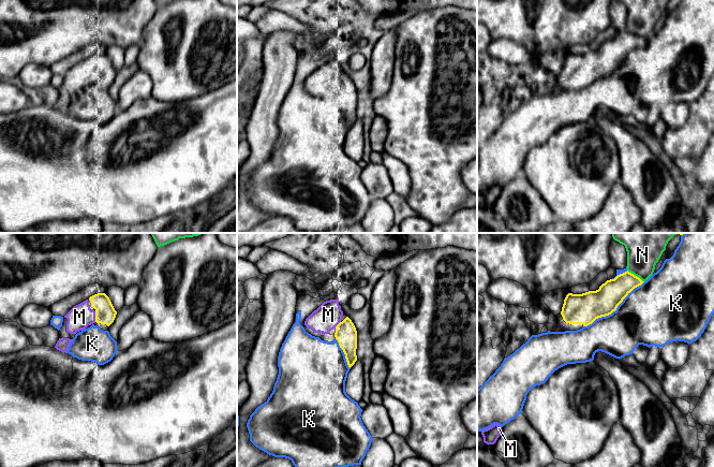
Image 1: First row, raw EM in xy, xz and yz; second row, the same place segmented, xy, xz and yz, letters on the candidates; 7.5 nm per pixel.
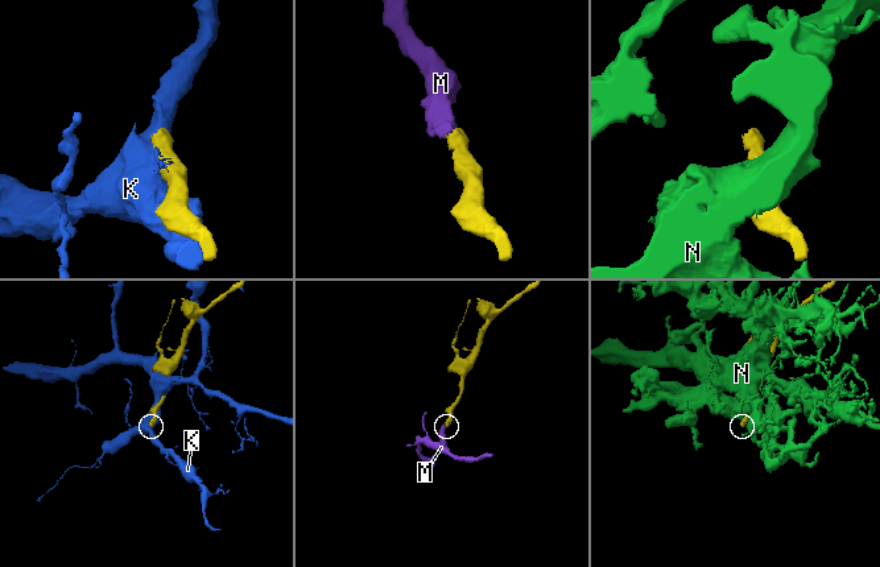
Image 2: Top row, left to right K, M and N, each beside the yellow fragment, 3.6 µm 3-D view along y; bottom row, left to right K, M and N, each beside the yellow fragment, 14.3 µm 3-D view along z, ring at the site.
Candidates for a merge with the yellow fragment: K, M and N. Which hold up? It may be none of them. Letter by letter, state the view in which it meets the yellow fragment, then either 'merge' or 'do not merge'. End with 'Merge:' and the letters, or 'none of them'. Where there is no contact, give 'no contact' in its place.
K: contact in yz; do not merge
M: contact in xy; merge
N: contact in yz; do not merge
Merge: M

